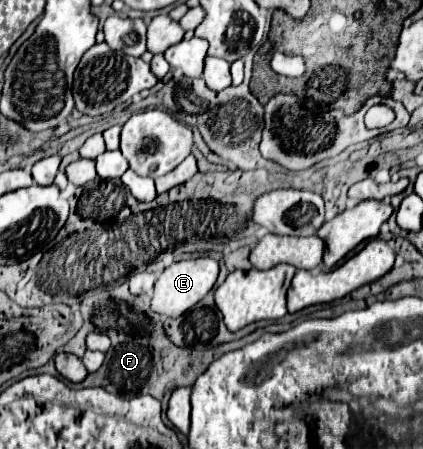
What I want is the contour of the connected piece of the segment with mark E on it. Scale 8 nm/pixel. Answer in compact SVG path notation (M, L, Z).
M198 257L198 259L172 263L170 267L162 271L158 281L154 283L154 297L152 297L150 309L166 317L180 317L184 311L196 305L214 287L216 277L218 277L218 261L210 257Z

